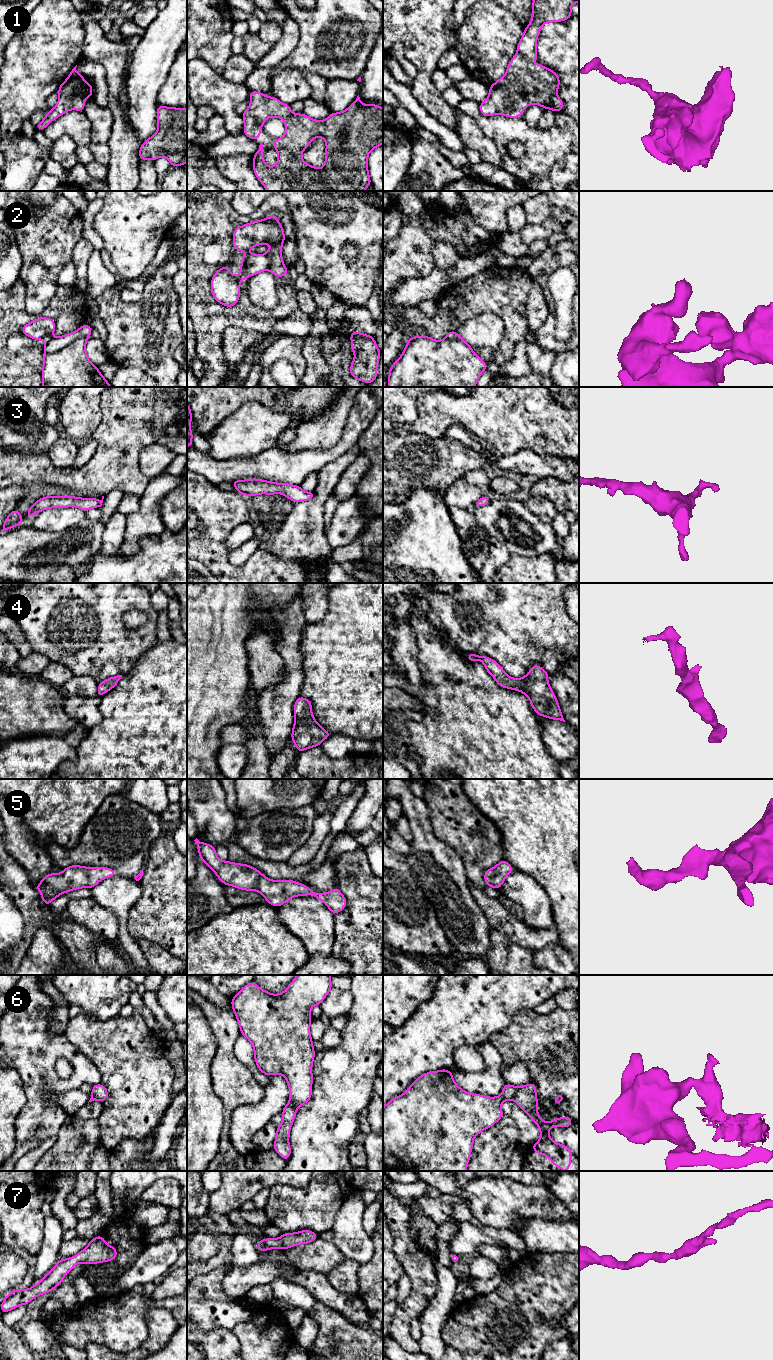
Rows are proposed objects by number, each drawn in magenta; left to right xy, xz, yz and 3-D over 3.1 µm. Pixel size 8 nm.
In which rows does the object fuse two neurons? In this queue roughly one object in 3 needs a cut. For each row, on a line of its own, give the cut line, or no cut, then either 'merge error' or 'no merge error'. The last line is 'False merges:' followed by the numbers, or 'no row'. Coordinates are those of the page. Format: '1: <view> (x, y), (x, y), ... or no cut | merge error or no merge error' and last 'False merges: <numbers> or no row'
1: no cut | no merge error
2: xy (86, 337), (78, 337), (56, 351), (45, 353) | merge error
3: no cut | no merge error
4: no cut | no merge error
5: no cut | no merge error
6: yz (517, 1087), (517, 1092), (512, 1099) | merge error
7: no cut | no merge error
False merges: 2, 6

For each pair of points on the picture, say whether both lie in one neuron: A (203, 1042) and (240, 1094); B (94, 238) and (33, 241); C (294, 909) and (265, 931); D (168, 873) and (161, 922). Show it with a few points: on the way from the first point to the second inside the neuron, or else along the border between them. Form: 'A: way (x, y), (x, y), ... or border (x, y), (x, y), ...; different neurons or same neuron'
A: border (214, 1033), (217, 1052), (210, 1066), (211, 1079); different neurons
B: border (80, 214), (82, 237); different neurons
C: border (276, 907), (279, 921), (296, 937); different neurons
D: way (168, 885), (168, 910); same neuron

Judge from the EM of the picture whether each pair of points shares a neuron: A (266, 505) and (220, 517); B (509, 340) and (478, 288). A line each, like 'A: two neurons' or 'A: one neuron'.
A: two neurons
B: one neuron

